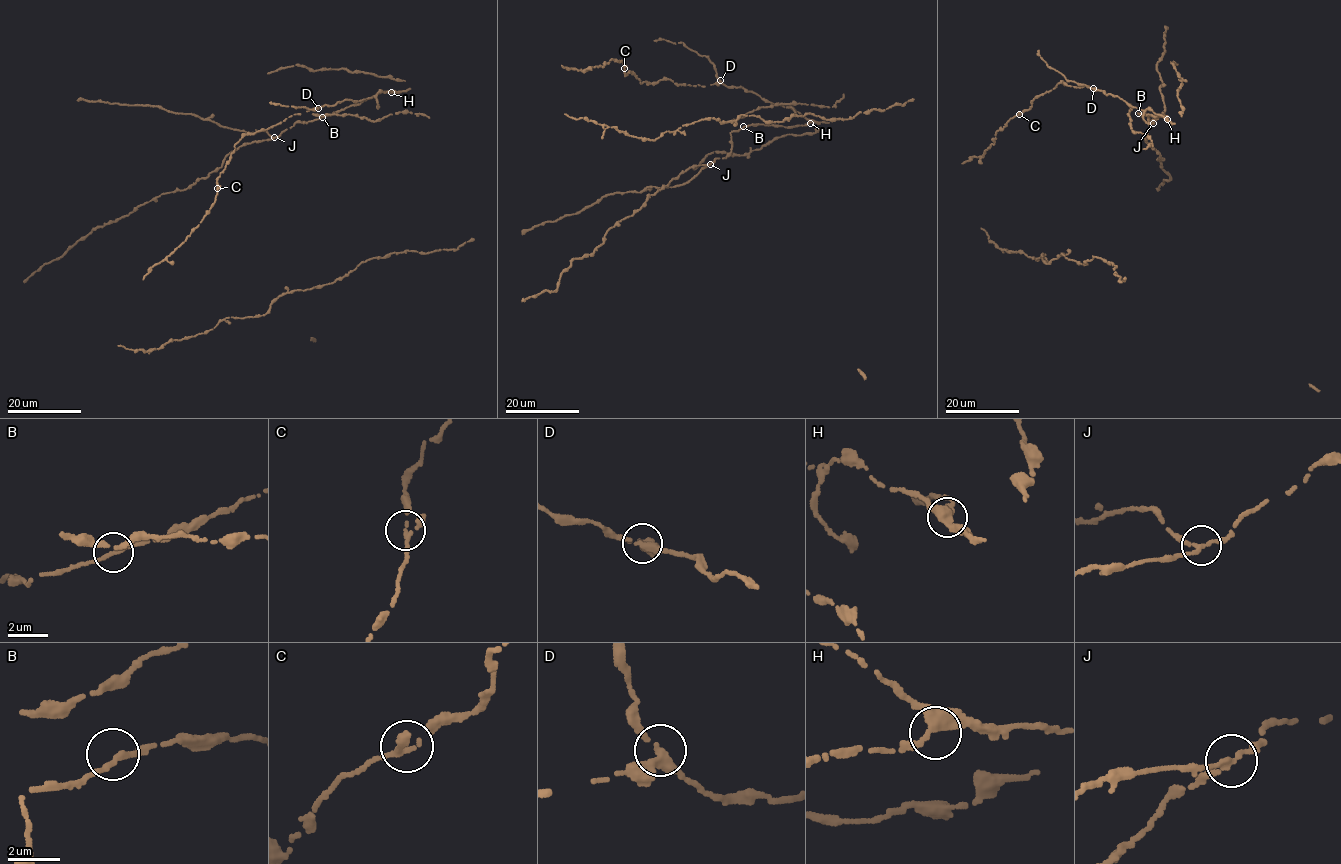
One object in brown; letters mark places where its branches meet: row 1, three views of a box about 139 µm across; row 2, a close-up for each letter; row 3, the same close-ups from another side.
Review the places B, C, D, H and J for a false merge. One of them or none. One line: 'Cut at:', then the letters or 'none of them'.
Cut at: J

